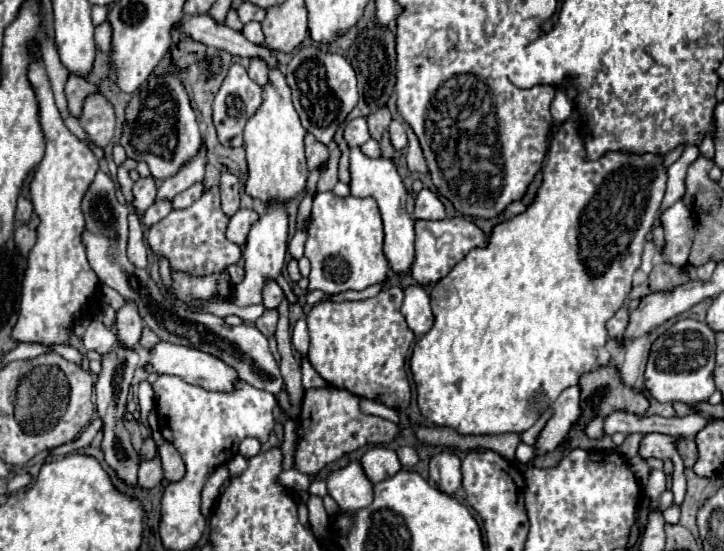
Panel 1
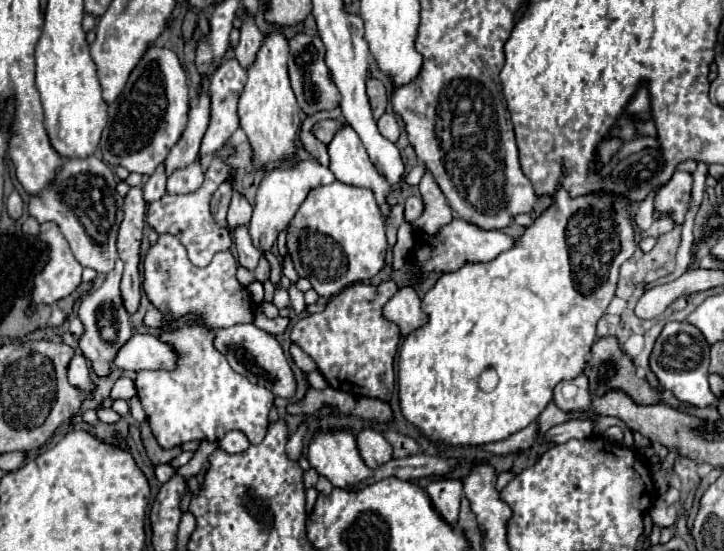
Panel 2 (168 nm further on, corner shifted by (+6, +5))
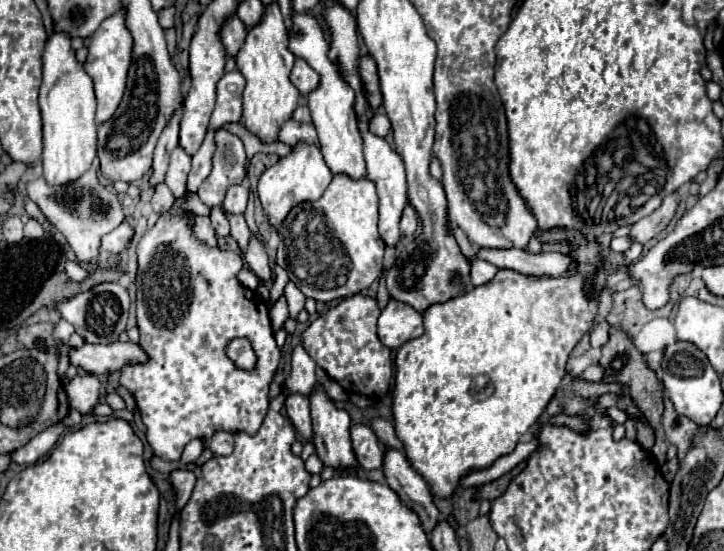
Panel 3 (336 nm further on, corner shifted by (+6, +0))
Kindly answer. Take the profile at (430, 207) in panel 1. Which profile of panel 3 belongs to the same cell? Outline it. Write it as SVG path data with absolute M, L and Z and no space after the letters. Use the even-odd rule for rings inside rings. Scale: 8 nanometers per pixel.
M406 206L404 208L404 214L402 214L402 220L400 220L400 230L404 236L412 236L418 228L418 218L416 218L416 210L412 206Z

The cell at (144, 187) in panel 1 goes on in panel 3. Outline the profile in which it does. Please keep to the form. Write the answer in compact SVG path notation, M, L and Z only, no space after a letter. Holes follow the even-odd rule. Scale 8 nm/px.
M122 222L116 230L102 238L102 248L114 256L122 256L134 236L134 228L128 222Z

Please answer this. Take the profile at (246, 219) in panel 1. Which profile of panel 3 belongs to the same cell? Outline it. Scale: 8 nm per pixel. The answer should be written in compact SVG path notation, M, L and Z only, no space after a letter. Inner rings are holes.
M244 184L238 186L230 186L224 198L224 210L230 214L244 214L248 204L248 188Z

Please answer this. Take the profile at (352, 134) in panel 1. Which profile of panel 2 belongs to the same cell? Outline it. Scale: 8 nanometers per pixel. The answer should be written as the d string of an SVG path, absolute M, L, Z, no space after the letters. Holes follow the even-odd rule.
M334 119L320 121L320 123L316 123L316 125L312 127L312 133L314 133L314 137L316 137L318 141L322 141L324 145L328 145L328 143L332 141L336 129L340 127L340 123L342 123L342 121L334 121Z

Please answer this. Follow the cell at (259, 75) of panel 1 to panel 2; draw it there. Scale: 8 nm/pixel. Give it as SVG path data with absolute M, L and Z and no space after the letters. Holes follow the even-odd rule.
M244 9L240 11L240 19L242 19L242 27L240 27L240 43L234 49L238 63L248 69L254 63L254 57L264 41L264 35L260 33L254 17L250 13L246 13Z

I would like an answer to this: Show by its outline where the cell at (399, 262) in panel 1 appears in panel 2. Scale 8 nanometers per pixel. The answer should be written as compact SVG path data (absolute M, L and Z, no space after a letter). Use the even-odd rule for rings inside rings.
M344 123L334 133L334 139L328 143L328 155L330 155L330 171L336 175L336 179L346 185L372 189L382 209L382 215L388 217L390 207L386 205L386 195L390 191L390 185L374 169L366 149L362 147L362 141L348 123Z

